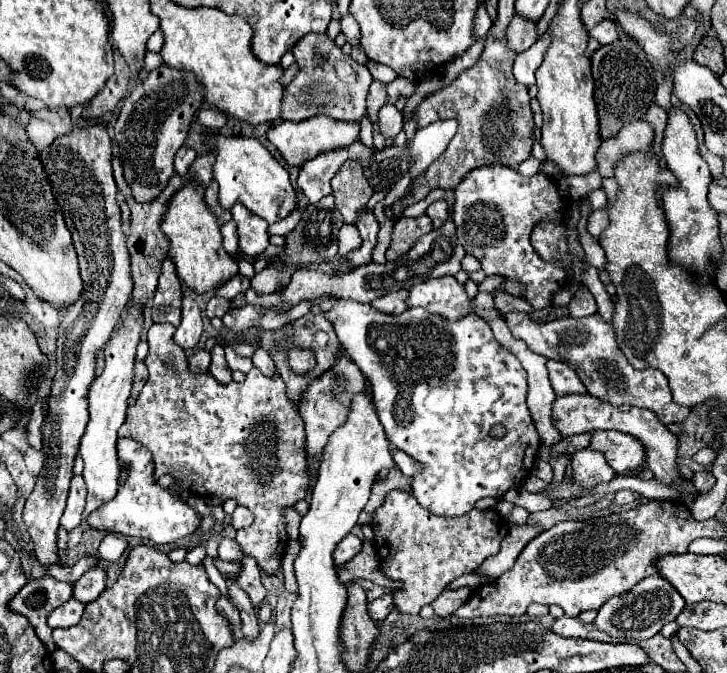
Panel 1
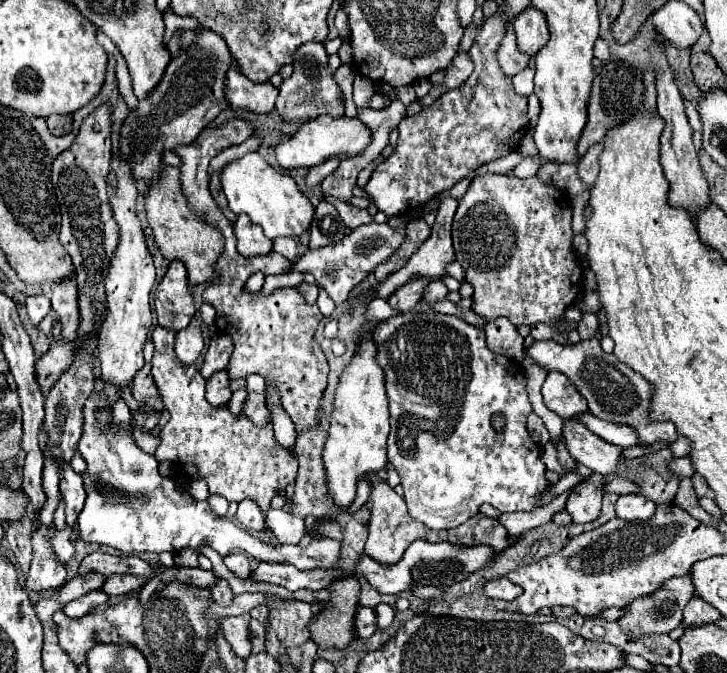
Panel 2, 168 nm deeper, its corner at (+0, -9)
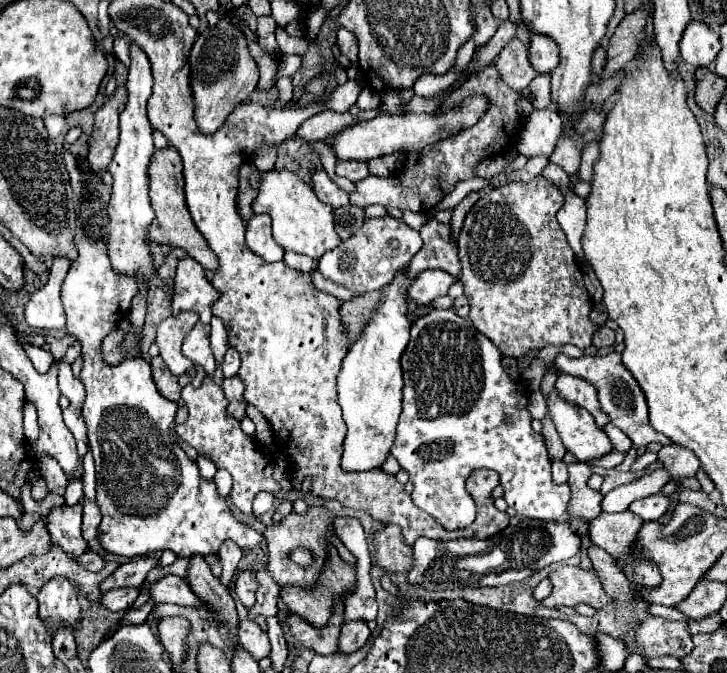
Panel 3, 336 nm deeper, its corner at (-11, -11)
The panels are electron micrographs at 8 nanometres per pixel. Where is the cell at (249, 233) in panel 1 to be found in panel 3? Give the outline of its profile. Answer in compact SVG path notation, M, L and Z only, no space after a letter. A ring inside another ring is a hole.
M254 215L248 221L246 227L246 245L260 255L264 261L274 263L274 261L282 261L284 253L282 247L274 243L272 239L272 231L270 231L270 217L268 215Z

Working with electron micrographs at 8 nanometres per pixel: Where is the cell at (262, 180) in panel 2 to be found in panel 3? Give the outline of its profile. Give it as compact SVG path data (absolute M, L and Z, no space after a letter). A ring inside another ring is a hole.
M268 171L262 173L260 193L254 201L254 213L268 213L272 217L272 229L276 243L284 251L294 251L320 259L326 251L338 247L342 241L334 229L334 209L316 199L310 185L302 183L292 171Z

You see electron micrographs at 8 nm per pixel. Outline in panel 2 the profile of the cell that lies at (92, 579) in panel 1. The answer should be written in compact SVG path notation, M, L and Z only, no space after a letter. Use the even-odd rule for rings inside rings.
M113 575L105 579L105 585L101 587L101 591L109 593L109 597L117 597L133 589L139 589L141 585L143 585L143 579L137 579L133 575Z

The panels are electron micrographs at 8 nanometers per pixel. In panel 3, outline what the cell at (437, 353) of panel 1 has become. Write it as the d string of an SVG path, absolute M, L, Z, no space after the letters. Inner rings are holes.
M434 309L418 317L410 331L410 345L402 355L404 373L404 399L402 413L396 433L396 443L392 445L392 455L398 459L400 467L408 471L414 483L412 499L414 503L432 515L444 529L464 529L476 517L476 505L472 495L466 491L468 475L478 469L494 469L500 475L500 485L504 487L504 499L510 509L520 517L542 519L542 521L562 521L566 517L566 505L570 501L570 487L556 485L550 475L550 457L546 453L544 437L534 433L530 427L530 413L526 409L528 397L524 385L508 379L502 367L502 355L492 345L488 337L476 331L470 319L458 317L452 309Z

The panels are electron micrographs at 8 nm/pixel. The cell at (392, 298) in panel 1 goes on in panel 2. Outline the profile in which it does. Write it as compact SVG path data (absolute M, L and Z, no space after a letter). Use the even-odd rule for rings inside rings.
M413 279L409 281L407 285L399 287L387 301L389 305L399 311L399 313L407 313L407 311L413 311L417 307L417 303L421 301L421 295L423 295L423 287L427 285L429 281L427 279Z

